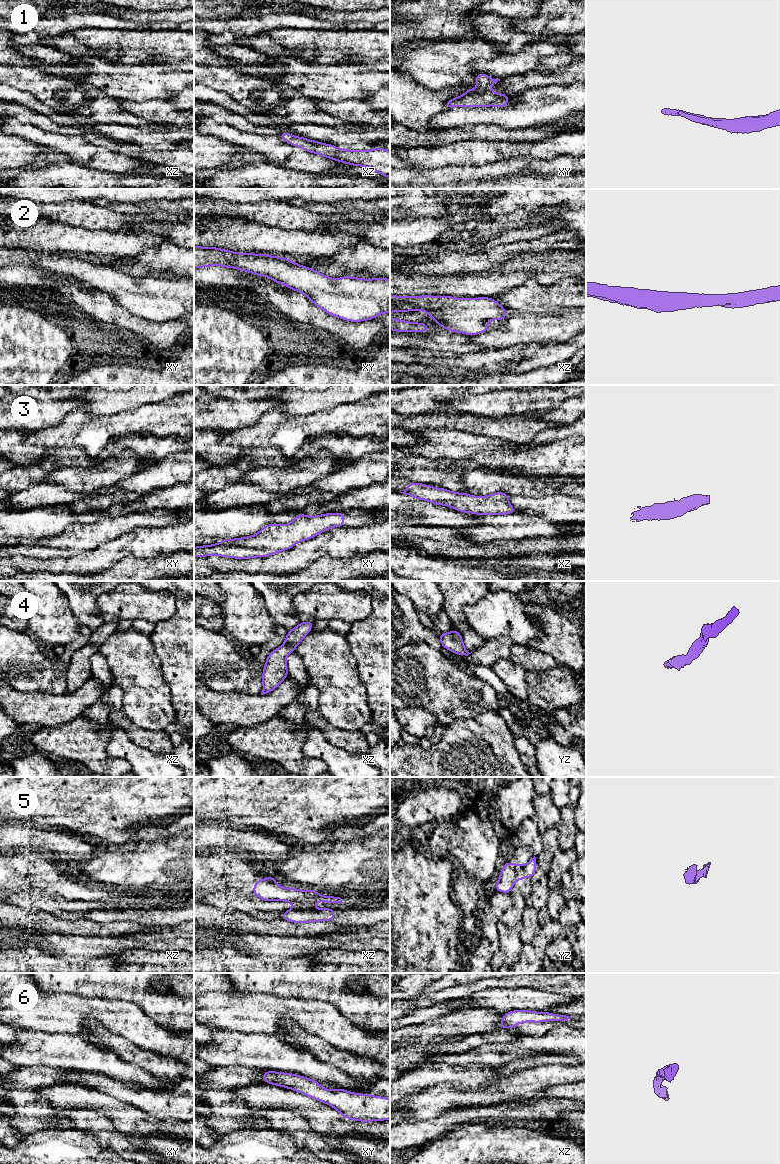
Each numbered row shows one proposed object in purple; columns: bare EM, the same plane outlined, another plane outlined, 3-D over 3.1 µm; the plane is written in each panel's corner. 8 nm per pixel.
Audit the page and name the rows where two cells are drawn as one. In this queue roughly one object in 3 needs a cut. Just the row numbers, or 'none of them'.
5

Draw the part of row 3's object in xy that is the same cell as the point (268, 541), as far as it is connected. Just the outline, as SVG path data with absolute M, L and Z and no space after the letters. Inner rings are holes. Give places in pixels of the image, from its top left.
M343 512L317 516L297 514L289 524L268 524L252 536L223 539L222 542L213 545L194 547L194 557L210 555L237 559L267 557L291 549L295 544L313 538L332 527L343 526Z

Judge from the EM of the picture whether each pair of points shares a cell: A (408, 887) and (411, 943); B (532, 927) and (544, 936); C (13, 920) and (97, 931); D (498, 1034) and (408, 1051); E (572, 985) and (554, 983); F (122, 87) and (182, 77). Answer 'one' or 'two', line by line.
A: one
B: two
C: one
D: one
E: one
F: one

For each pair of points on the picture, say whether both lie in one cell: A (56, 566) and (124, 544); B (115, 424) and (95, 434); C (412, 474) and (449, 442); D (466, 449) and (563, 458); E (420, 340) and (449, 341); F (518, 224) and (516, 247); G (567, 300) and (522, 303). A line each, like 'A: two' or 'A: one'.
A: one
B: one
C: two
D: one
E: one
F: two
G: one

